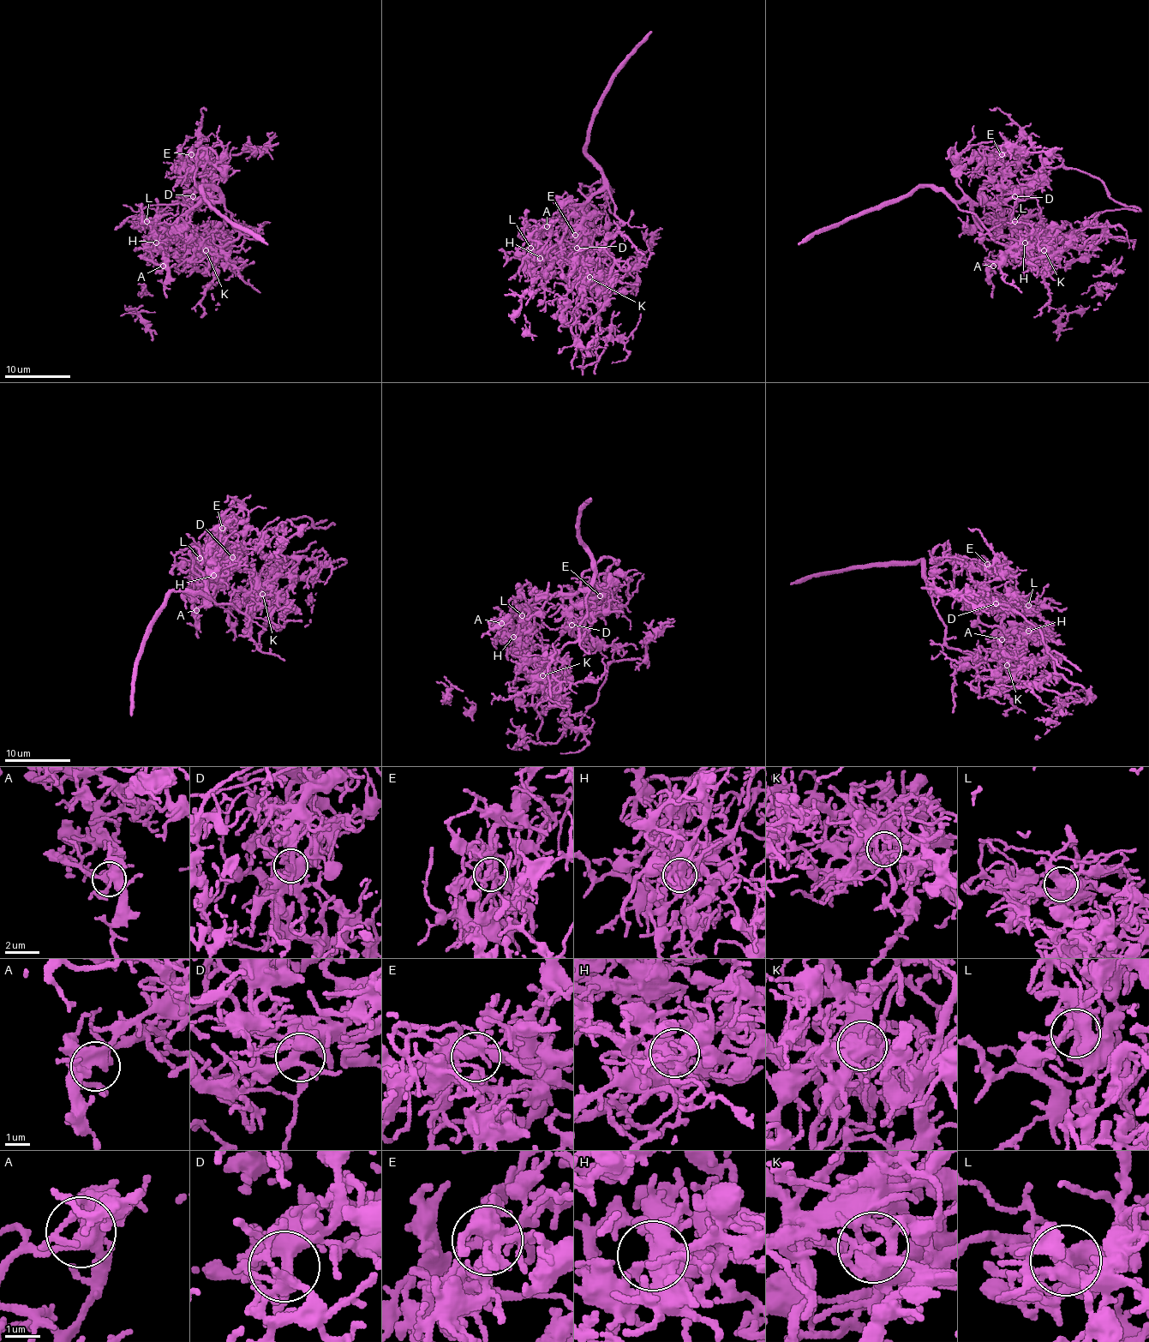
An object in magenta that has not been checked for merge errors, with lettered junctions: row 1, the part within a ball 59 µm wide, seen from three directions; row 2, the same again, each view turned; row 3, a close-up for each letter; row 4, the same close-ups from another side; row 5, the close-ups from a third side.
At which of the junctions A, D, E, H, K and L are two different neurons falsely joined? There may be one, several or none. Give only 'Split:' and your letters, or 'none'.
Split: K

